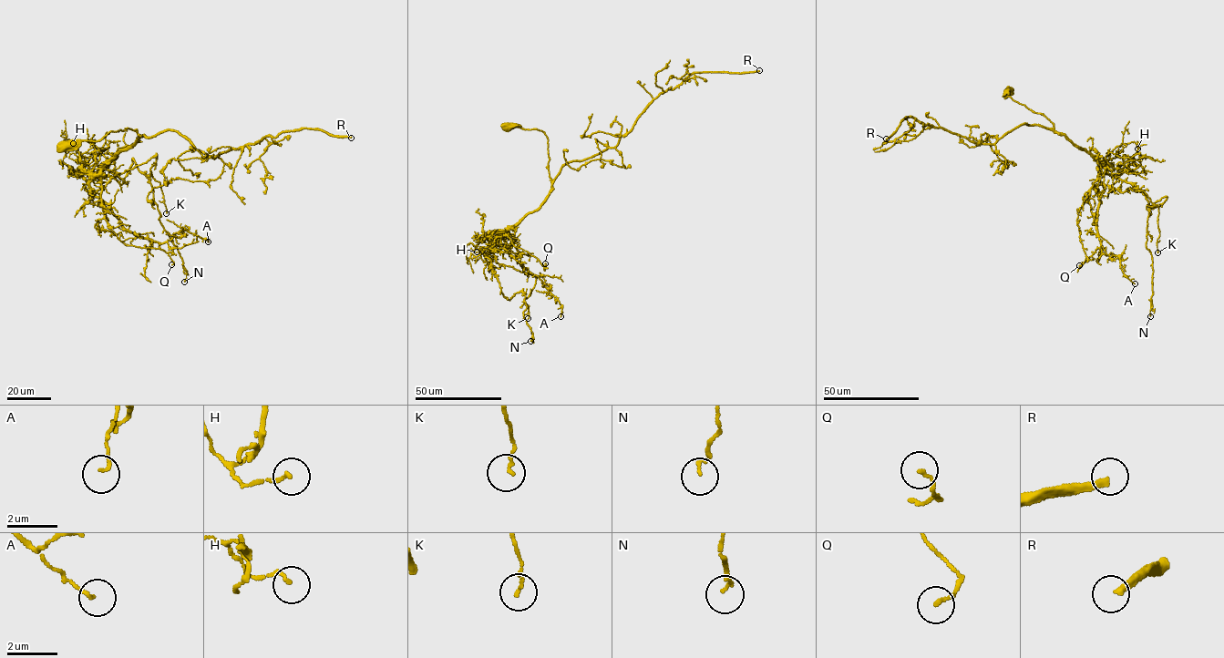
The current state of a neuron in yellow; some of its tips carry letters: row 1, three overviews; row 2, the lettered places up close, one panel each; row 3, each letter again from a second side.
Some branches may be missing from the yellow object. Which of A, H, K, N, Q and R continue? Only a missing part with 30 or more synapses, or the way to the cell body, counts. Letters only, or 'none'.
R

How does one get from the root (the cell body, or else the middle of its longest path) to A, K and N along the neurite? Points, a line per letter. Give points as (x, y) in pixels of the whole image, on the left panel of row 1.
A: (63, 144), (137, 131), (136, 143), (91, 179), (91, 195), (136, 234), (162, 243), (184, 230), (208, 241)
K: (63, 144), (137, 131), (138, 139), (106, 164), (89, 191), (156, 153), (150, 171), (166, 213)
N: (63, 144), (128, 128), (140, 135), (87, 183), (98, 174), (121, 184), (133, 159), (152, 188), (184, 282)

